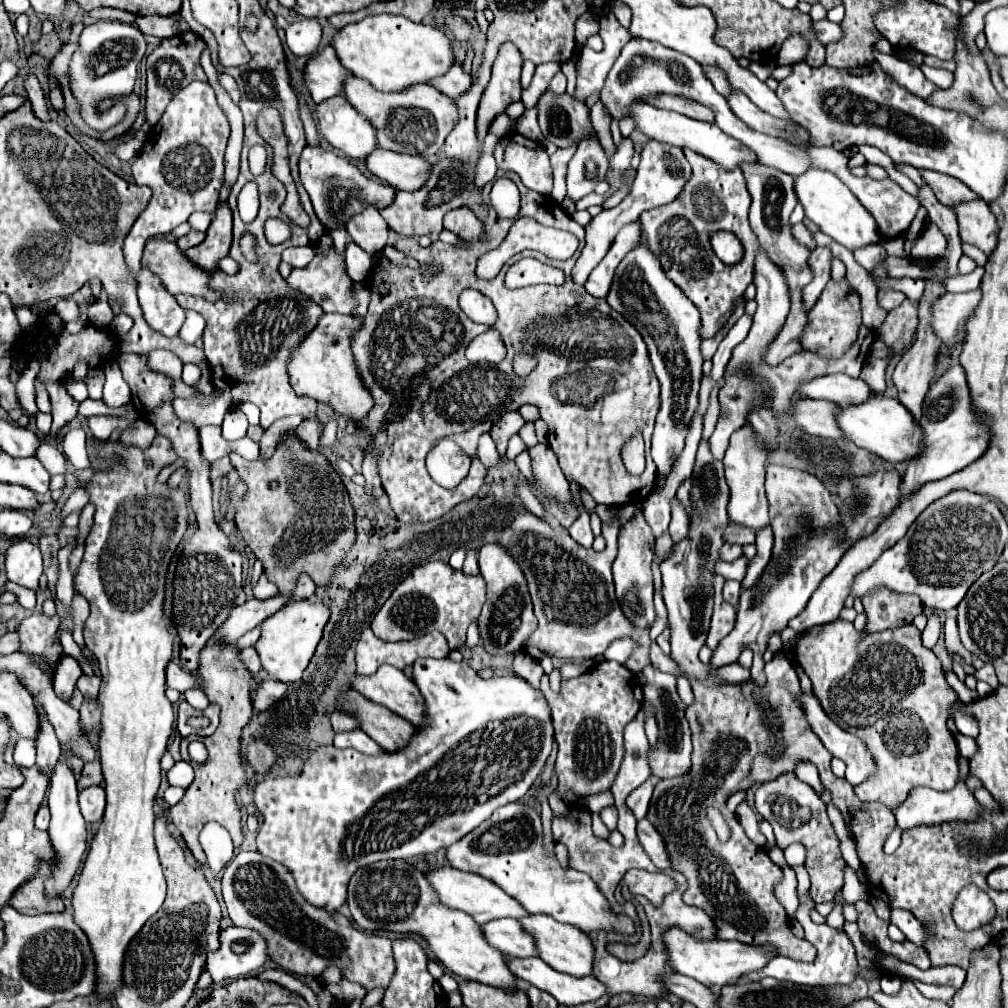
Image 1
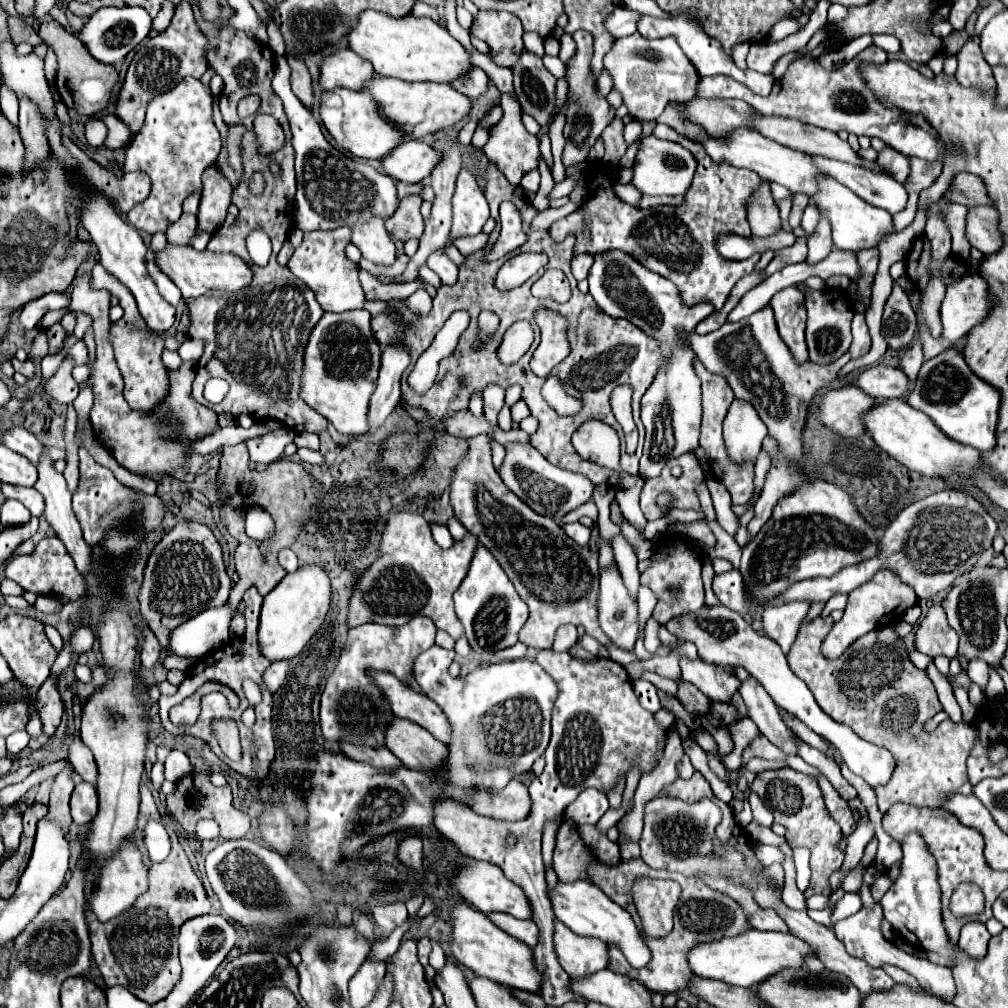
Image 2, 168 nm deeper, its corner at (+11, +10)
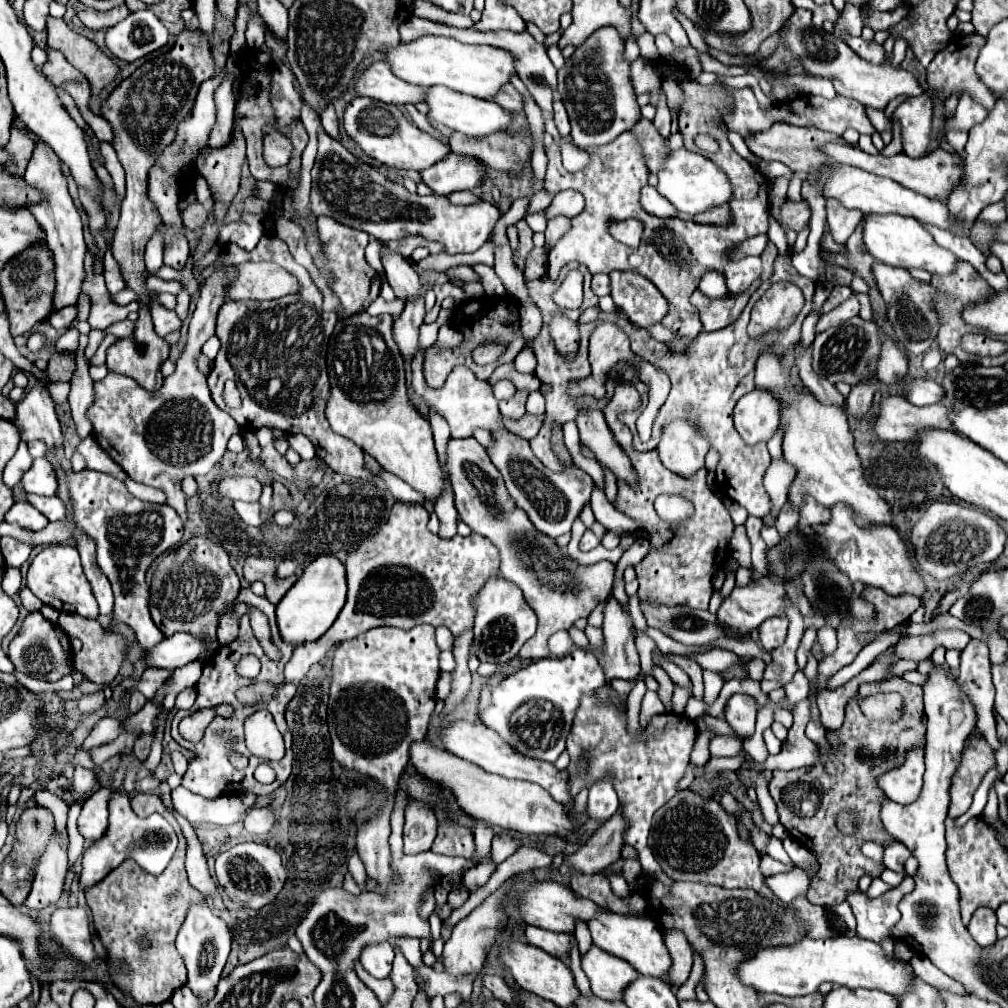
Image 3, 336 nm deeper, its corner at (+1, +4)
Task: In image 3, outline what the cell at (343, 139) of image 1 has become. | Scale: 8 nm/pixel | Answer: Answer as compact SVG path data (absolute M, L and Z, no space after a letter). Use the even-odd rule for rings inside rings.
M354 98L344 110L344 130L356 142L356 146L388 168L402 170L424 170L450 152L450 146L442 144L428 132L414 126L394 104L384 104L372 98Z

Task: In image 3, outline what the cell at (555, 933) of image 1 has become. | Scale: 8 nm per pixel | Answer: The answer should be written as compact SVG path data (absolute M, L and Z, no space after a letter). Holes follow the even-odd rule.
M594 944L586 954L582 954L582 970L590 980L592 992L610 1000L622 1000L624 986L638 978L638 972L628 962L598 950Z

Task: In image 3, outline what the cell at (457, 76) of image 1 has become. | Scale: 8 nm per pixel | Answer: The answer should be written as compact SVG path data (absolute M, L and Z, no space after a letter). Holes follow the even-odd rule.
M504 84L492 98L498 106L502 106L504 110L510 112L518 112L522 110L522 96L516 92L516 88L512 84Z

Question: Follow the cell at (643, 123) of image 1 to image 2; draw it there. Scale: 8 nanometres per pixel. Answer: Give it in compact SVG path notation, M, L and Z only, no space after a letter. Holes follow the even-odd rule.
M734 130L730 134L730 138L710 138L704 142L706 152L710 154L712 160L720 162L726 160L734 166L740 168L748 168L754 170L760 178L764 180L772 180L778 182L782 186L786 186L792 194L806 194L806 196L814 196L816 188L818 188L818 178L824 176L824 172L820 172L820 168L816 168L816 164L812 164L812 156L786 148L778 142L772 142L768 138L764 138L758 132L748 132L748 130Z

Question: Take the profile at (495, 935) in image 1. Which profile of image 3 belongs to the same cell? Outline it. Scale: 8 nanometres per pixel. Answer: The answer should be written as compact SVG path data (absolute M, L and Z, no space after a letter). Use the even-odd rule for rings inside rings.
M526 926L526 942L532 946L542 948L544 952L558 956L570 952L570 936L568 934L558 934L558 932L548 932L536 926Z

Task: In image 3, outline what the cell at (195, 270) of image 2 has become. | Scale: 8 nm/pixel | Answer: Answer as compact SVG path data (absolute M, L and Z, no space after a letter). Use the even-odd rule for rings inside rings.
M244 262L226 288L230 300L274 300L298 290L292 274L274 262Z

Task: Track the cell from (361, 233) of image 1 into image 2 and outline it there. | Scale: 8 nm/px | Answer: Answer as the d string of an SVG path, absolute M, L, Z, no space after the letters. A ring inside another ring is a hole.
M372 218L368 224L352 226L352 244L356 244L362 256L376 266L392 266L396 260L396 246L386 232L382 218Z

